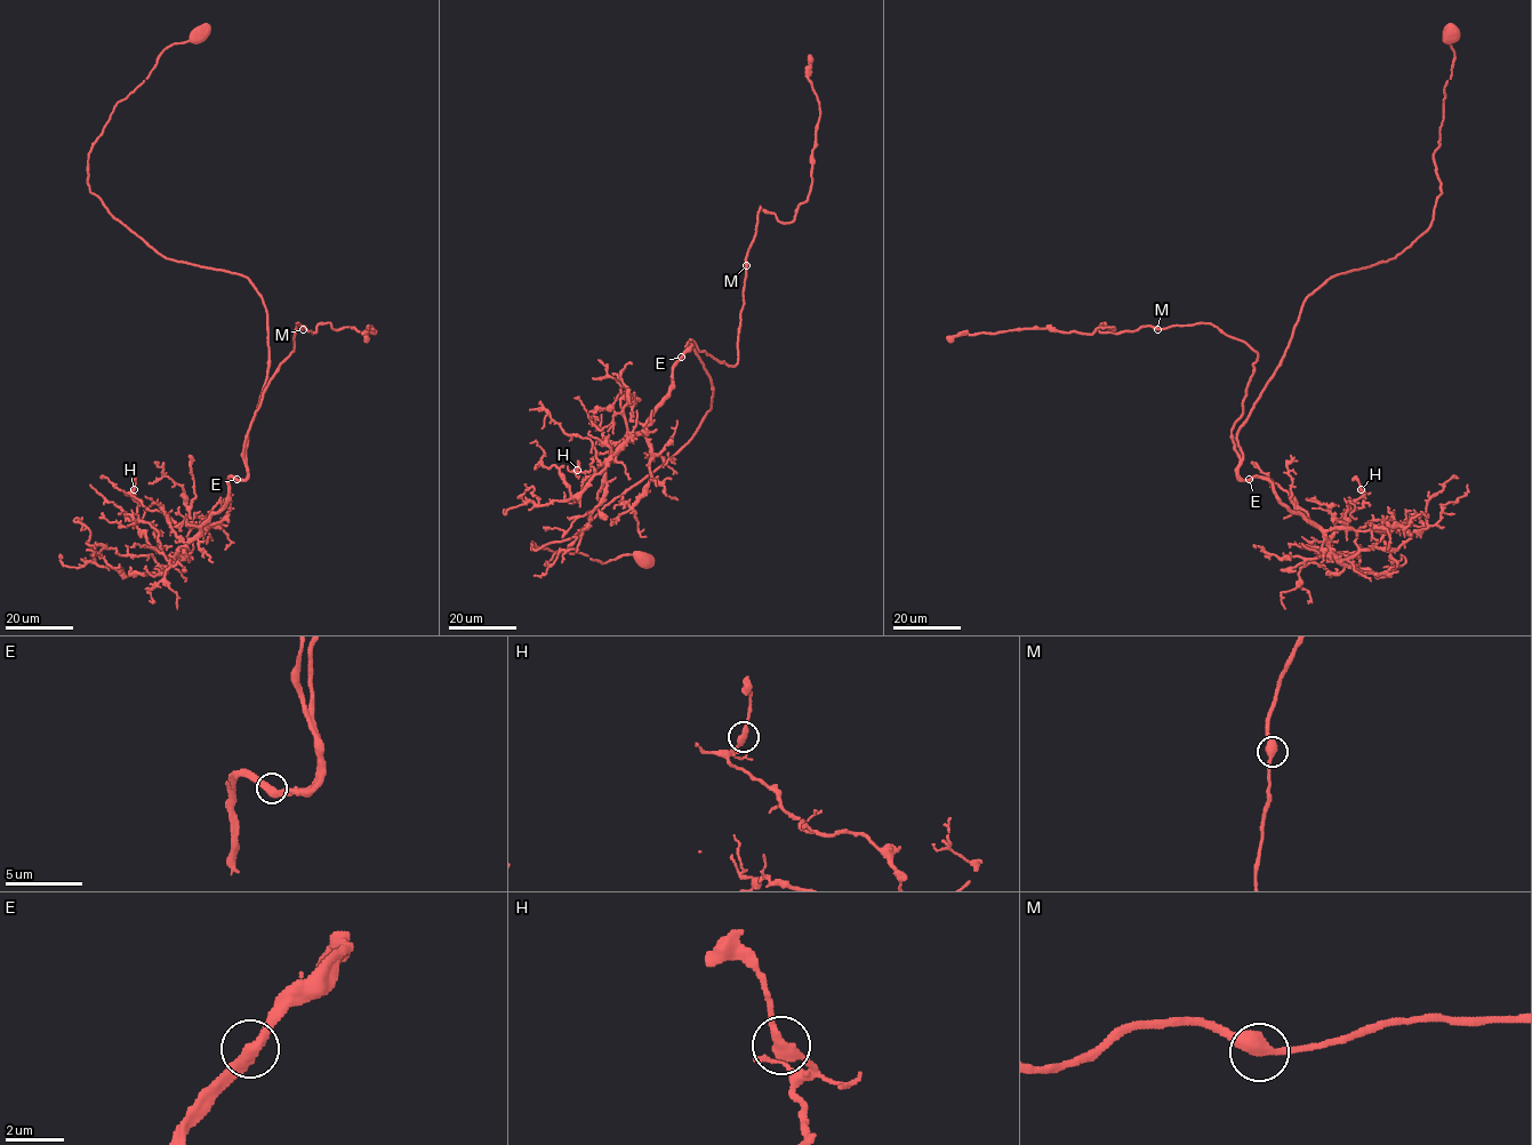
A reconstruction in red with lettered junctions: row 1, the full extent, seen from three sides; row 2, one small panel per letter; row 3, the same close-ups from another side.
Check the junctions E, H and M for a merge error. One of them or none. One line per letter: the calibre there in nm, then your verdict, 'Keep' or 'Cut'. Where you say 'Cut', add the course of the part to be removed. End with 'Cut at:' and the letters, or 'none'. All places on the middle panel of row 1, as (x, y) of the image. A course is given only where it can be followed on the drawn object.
E: Thickness 440 nm. Keep
H: Thickness 360 nm. Keep
M: Thickness 440 nm. Keep
Cut at: none

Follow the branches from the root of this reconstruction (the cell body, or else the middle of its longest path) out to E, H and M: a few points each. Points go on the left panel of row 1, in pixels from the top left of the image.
E: (200, 34), (168, 46), (115, 106), (88, 185), (161, 256), (243, 275), (262, 298), (269, 367), (237, 479)
H: (200, 34), (115, 106), (88, 185), (161, 256), (249, 280), (269, 367), (247, 478), (197, 534), (134, 489)
M: (200, 34), (115, 106), (89, 189), (161, 256), (243, 275), (262, 298), (269, 367), (245, 459), (303, 329)

